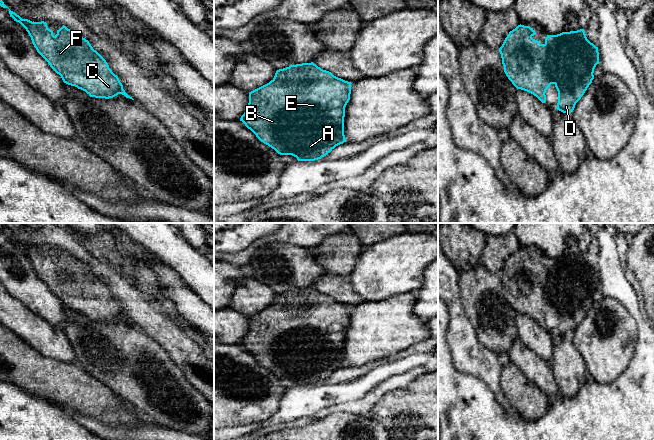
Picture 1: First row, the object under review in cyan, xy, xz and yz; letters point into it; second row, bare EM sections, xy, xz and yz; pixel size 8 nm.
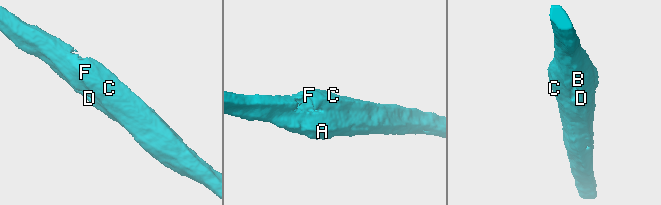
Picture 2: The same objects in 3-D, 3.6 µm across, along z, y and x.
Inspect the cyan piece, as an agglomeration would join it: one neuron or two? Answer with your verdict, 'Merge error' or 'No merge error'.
No merge error

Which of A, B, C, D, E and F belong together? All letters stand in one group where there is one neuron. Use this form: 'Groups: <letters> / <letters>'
Groups: A B C D E F

